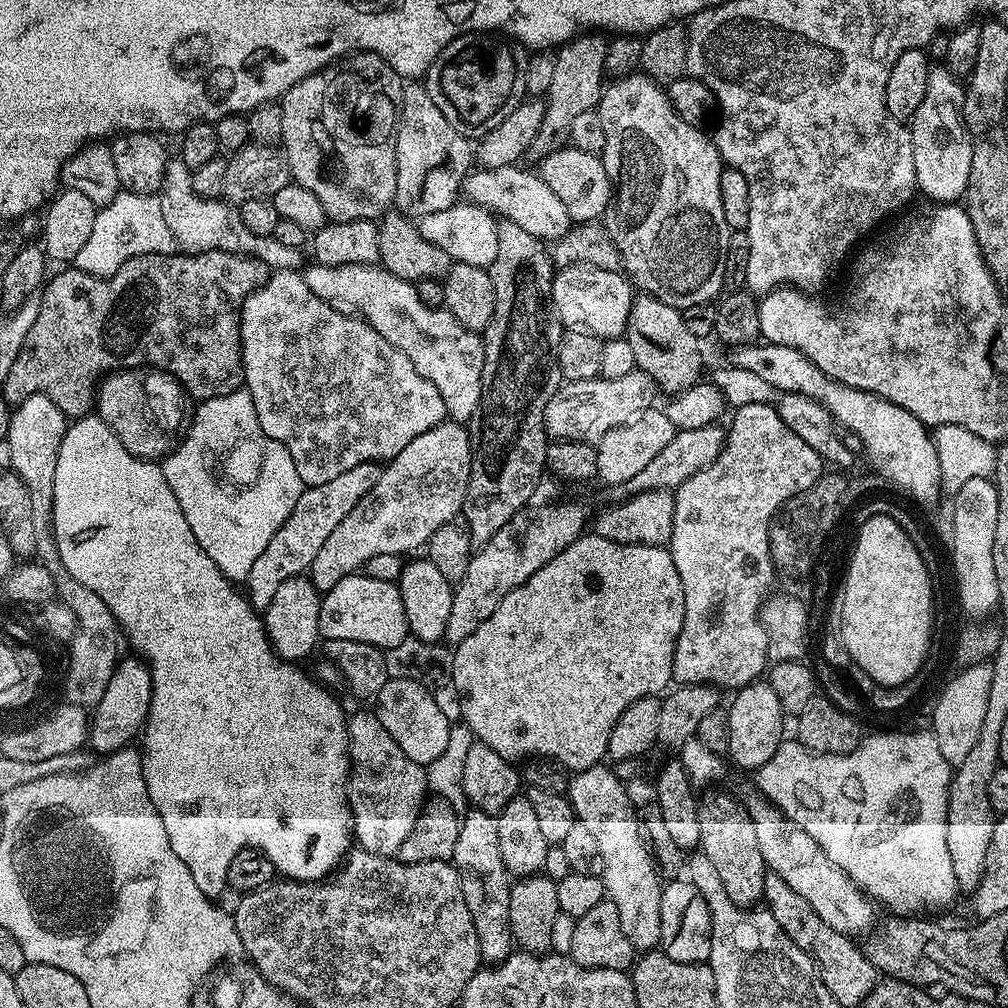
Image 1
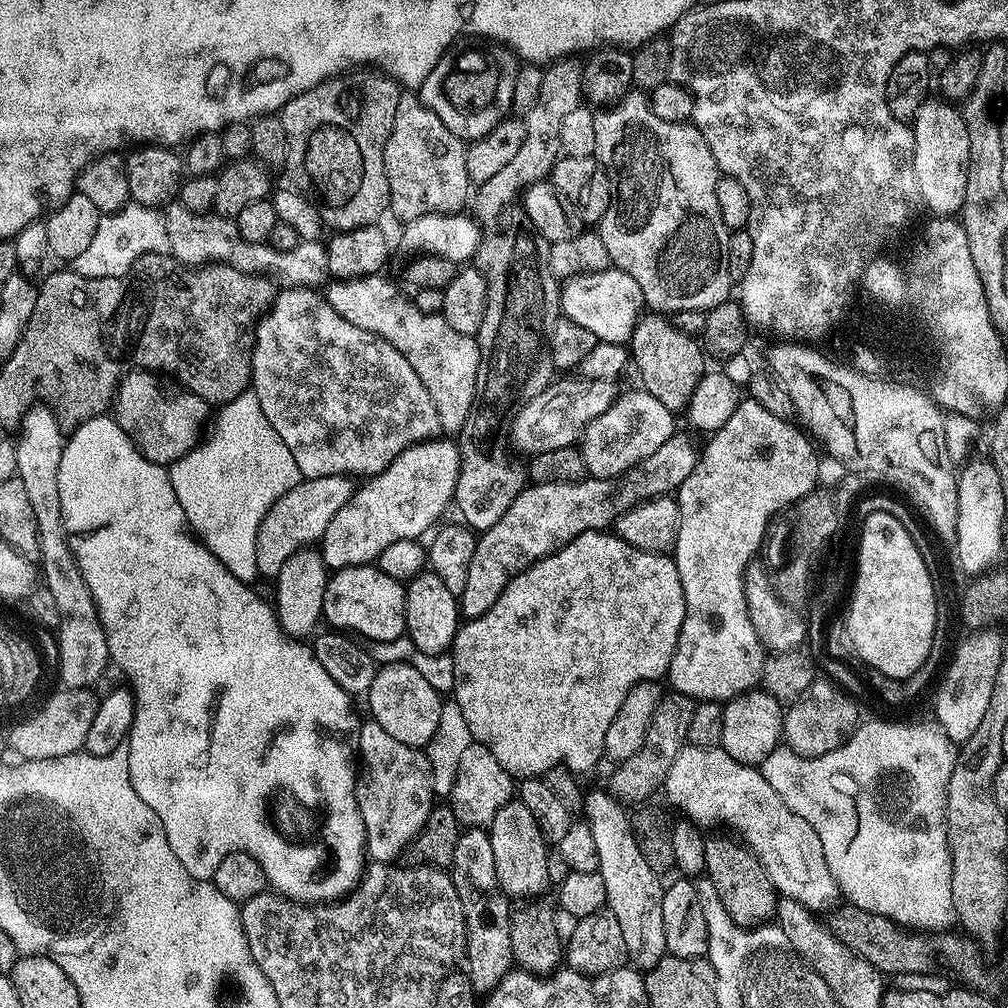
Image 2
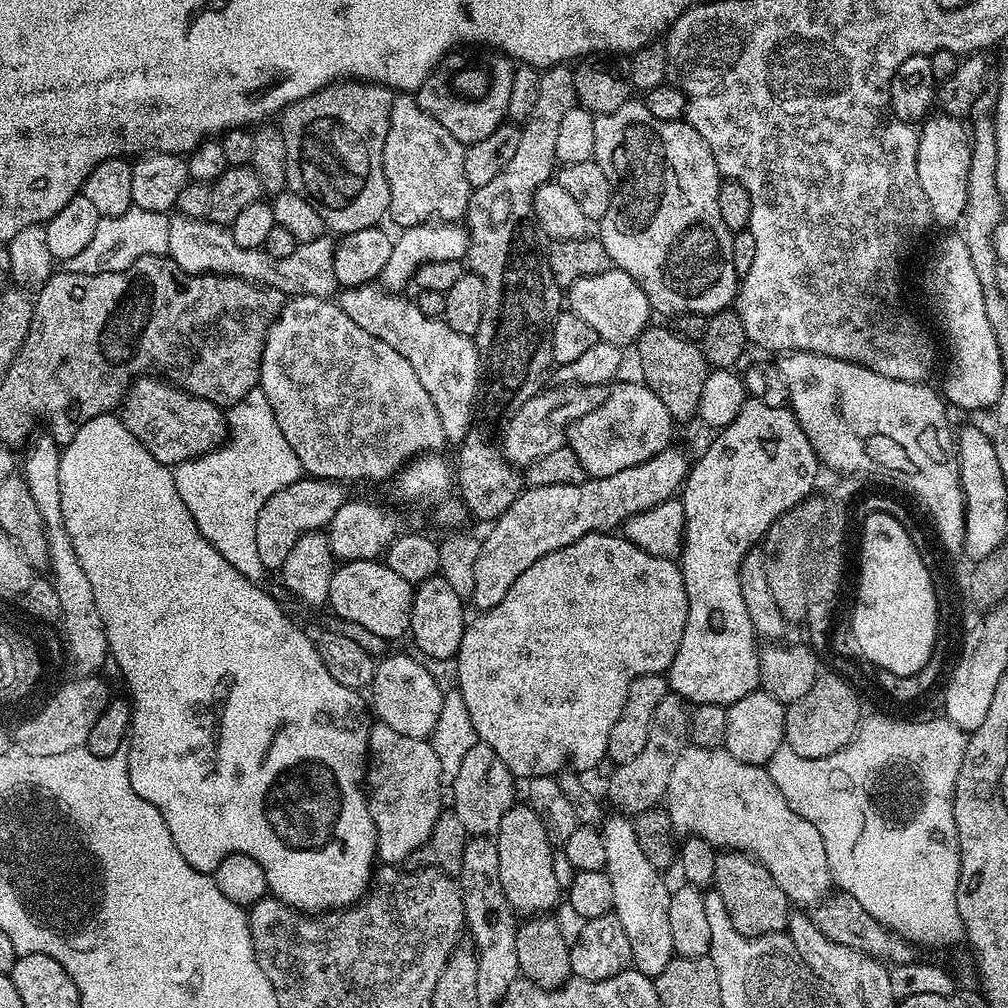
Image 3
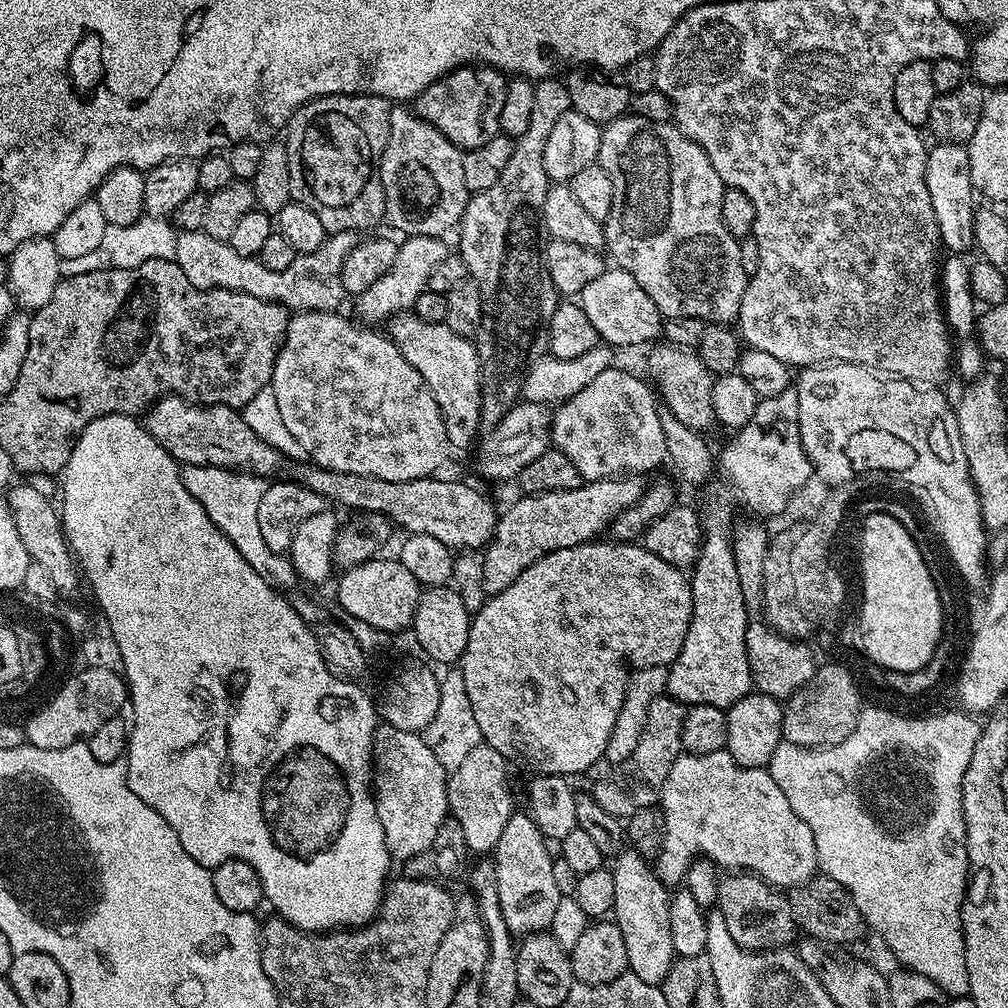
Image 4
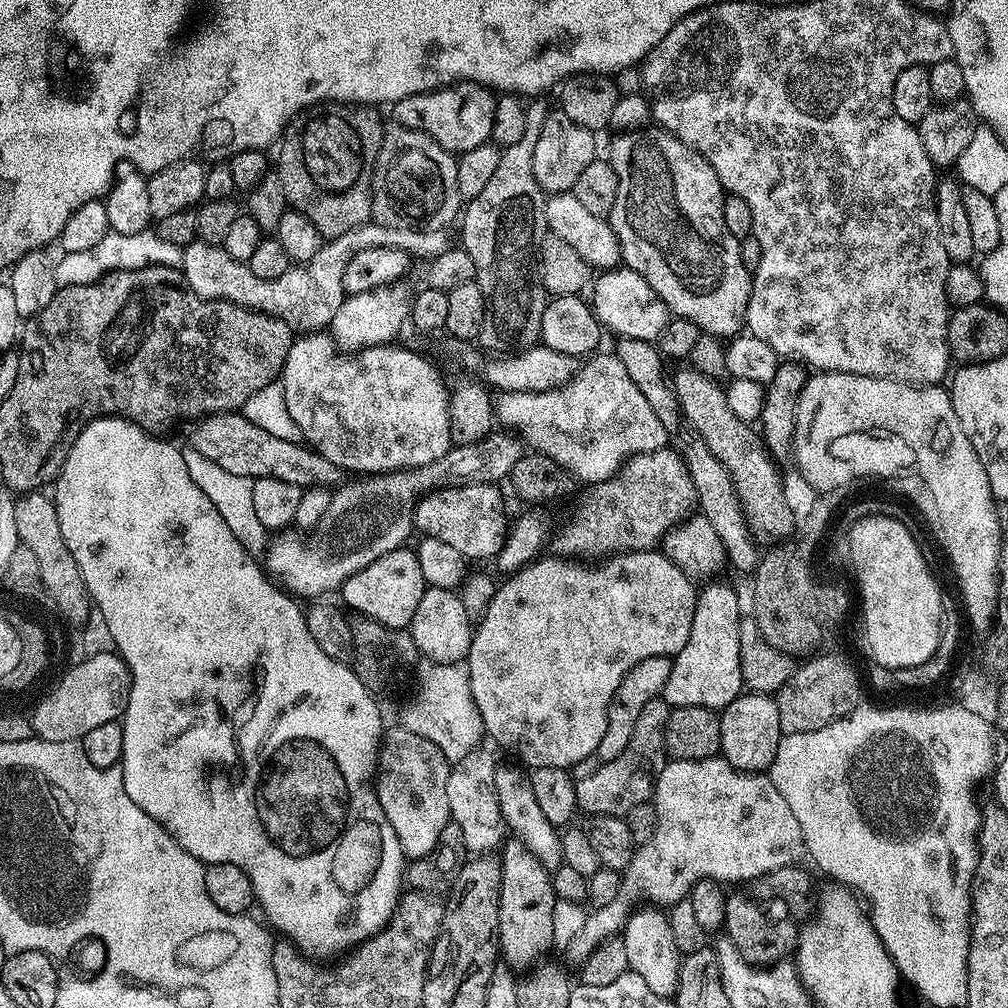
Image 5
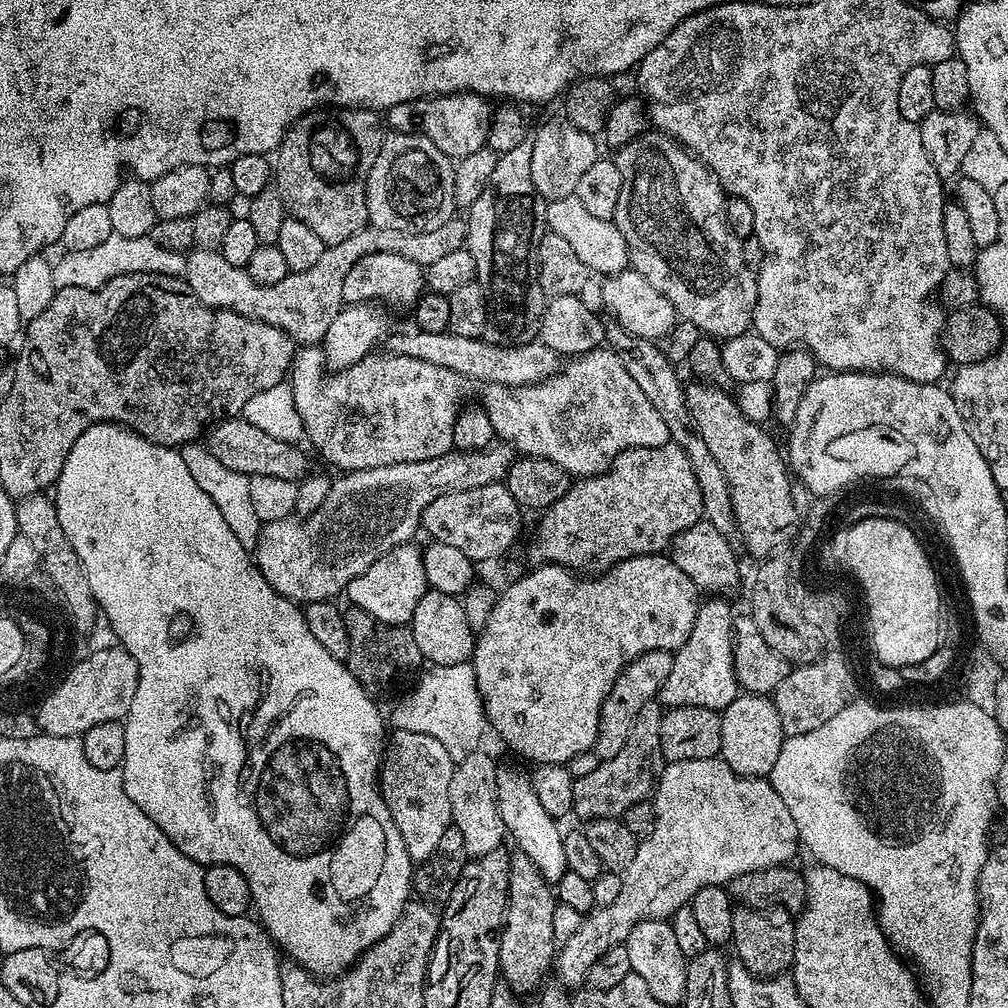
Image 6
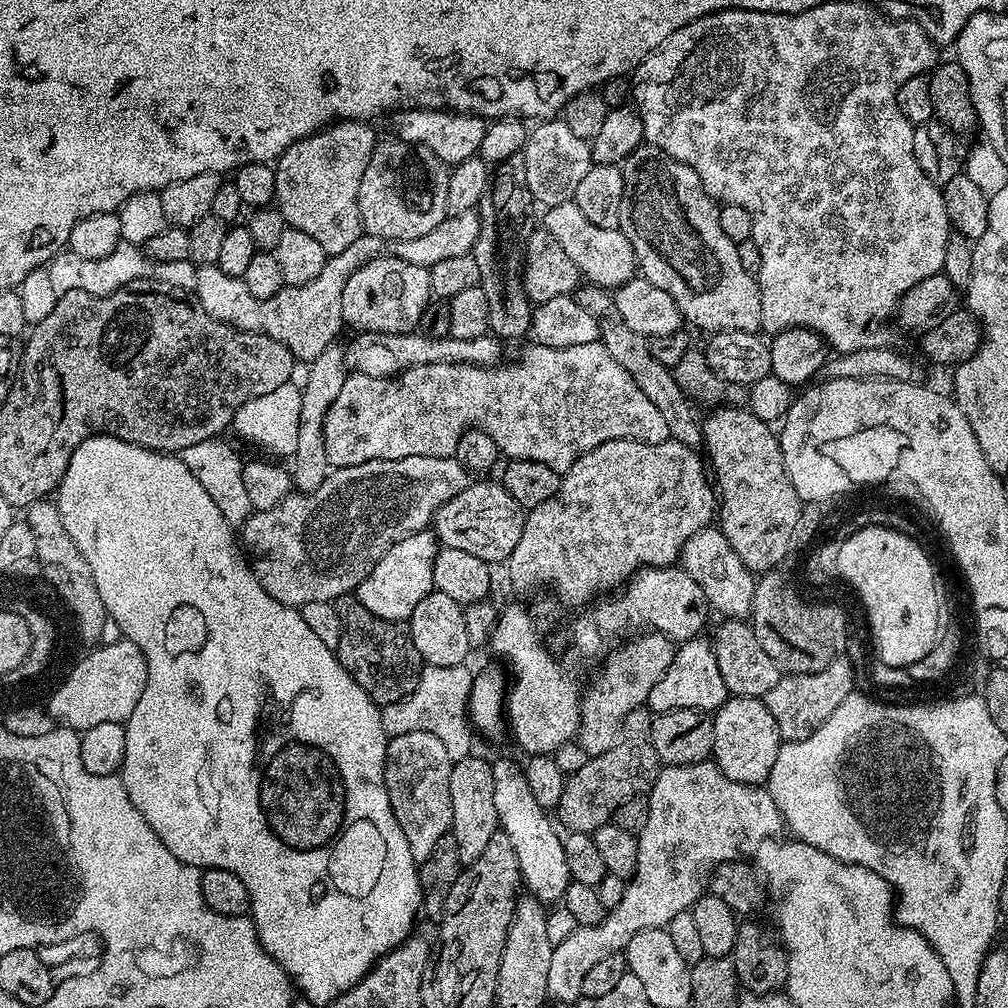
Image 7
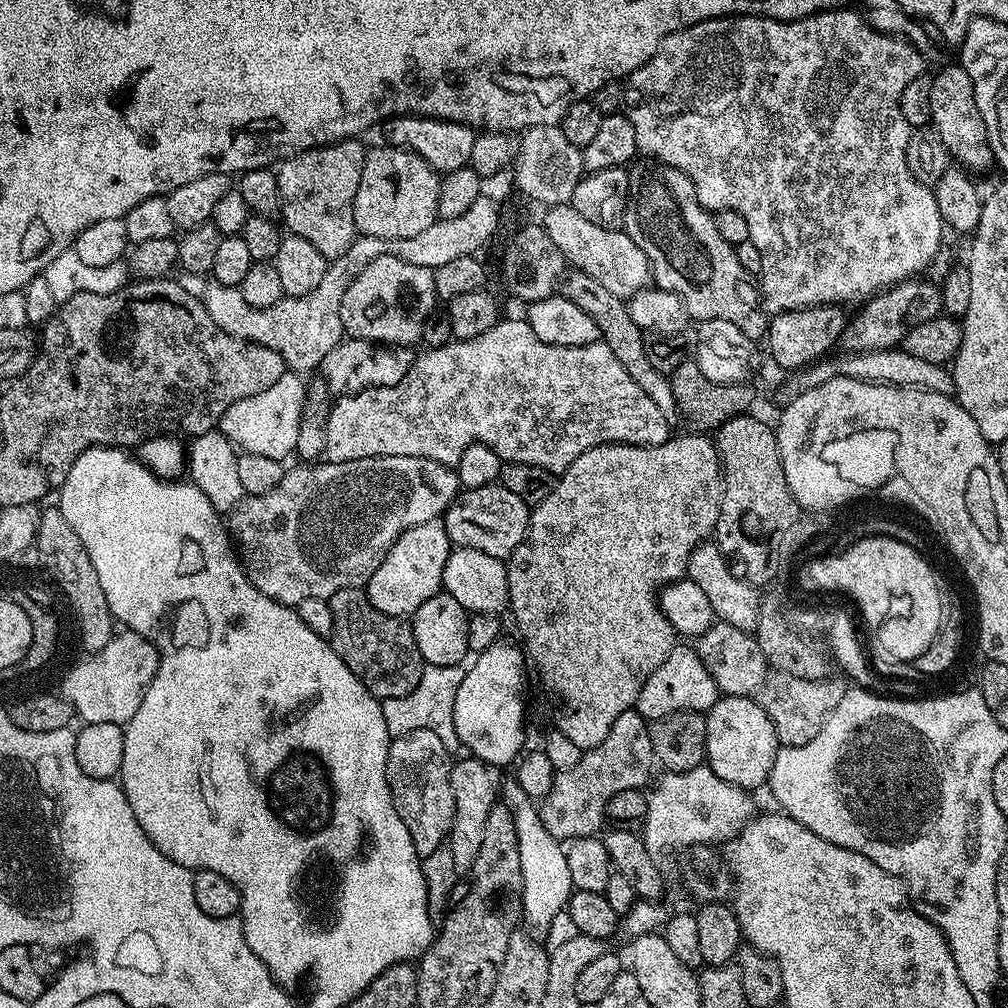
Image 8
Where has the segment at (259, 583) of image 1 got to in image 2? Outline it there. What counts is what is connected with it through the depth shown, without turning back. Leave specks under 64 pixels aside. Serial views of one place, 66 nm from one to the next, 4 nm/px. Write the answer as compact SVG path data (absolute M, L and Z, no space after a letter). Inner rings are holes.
M327 476L326 478L314 478L313 480L301 479L298 486L294 486L275 503L275 506L269 510L262 522L256 539L257 573L261 577L276 577L282 570L282 566L286 566L288 559L296 552L307 549L321 540L326 526L330 526L330 518L334 518L334 514L338 514L338 510L342 510L342 506L346 506L346 502L350 502L353 491L354 480L350 476Z

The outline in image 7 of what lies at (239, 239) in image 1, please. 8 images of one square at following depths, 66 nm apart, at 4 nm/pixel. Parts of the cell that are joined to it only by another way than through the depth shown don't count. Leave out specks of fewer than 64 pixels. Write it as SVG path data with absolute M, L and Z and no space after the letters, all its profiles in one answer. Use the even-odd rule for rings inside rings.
M479 211L458 212L444 217L434 230L422 234L422 238L406 238L405 240L387 240L377 236L361 234L354 238L348 249L342 254L334 254L328 258L326 266L318 273L318 278L306 282L302 286L286 286L274 294L274 298L254 298L250 290L246 290L246 282L238 276L227 276L215 264L198 267L198 286L194 293L201 308L216 320L224 324L233 324L236 328L261 332L274 342L282 342L286 350L295 356L297 361L311 362L326 350L326 346L337 343L340 328L345 327L342 318L342 290L350 279L350 274L358 270L366 262L379 256L393 256L402 262L410 262L414 266L429 269L434 262L442 262L445 258L454 258L457 254L471 252L478 238L480 229Z

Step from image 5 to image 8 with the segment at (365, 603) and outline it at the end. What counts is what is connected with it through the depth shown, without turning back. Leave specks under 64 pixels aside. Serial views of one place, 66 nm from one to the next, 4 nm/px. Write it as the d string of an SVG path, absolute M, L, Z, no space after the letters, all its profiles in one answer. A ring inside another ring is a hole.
M440 520L422 522L422 526L414 526L403 532L390 546L386 558L382 558L382 566L374 570L374 574L368 580L366 591L374 610L378 610L382 616L411 617L426 602L442 588L442 570L446 566L446 558L451 554L454 545L448 539L448 534Z

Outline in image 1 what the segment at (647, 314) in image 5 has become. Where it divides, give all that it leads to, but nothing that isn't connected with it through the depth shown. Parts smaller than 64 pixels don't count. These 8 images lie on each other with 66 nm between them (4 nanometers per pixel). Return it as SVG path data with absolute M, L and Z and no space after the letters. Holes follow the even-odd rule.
M575 264L573 268L559 269L552 278L552 307L561 324L593 332L603 341L627 333L633 299L634 285L623 271L611 272Z

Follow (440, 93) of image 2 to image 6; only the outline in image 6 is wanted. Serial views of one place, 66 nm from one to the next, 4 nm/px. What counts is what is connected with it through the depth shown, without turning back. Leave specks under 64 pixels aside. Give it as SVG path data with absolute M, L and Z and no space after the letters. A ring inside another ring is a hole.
M474 92L427 96L414 102L390 106L386 109L386 124L393 132L418 134L422 138L430 138L430 142L434 142L434 146L438 146L442 154L446 154L455 162L466 158L466 154L474 154L474 150L482 150L487 145L494 111L493 105L488 104L491 103L485 97L478 96Z

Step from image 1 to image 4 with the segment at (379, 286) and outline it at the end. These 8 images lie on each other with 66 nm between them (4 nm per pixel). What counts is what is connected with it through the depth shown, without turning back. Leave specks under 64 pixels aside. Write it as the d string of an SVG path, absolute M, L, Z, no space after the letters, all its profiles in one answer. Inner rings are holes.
M401 314L392 317L386 324L387 335L398 346L402 358L422 374L434 402L438 402L438 410L442 414L442 422L446 426L446 438L453 449L473 447L474 441L482 432L482 417L480 414L480 402L482 391L480 392L480 372L482 376L482 365L480 353L476 351L476 345L471 339L462 334L454 334L445 324L435 324L434 322L422 322L414 314Z

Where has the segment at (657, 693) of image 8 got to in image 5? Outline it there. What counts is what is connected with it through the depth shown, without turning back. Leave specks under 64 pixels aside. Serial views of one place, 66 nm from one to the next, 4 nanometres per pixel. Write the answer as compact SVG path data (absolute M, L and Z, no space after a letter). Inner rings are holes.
M714 582L705 583L708 585L706 585L705 588L701 587L699 589L699 592L696 598L696 609L694 610L694 622L690 622L690 638L686 638L686 646L682 646L682 650L680 651L678 655L671 657L672 669L670 670L670 678L666 678L666 686L664 687L662 698L672 708L685 708L686 706L702 706L703 708L710 708L713 710L722 710L724 709L725 706L727 706L727 704L729 704L730 702L734 702L734 698L738 698L740 695L742 695L742 689L744 688L744 679L742 678L742 666L740 665L740 621L742 619L742 613L740 613L740 600L738 597L736 597L736 592L734 589L731 588L730 585L710 584L710 583L714 583Z

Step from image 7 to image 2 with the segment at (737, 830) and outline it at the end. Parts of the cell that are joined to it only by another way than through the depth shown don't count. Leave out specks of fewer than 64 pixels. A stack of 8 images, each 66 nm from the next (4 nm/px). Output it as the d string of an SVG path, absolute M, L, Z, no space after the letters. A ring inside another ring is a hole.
M689 742L684 745L682 750L678 750L678 758L674 758L674 766L670 766L670 774L666 778L663 791L668 792L672 799L680 803L681 808L685 811L683 813L693 824L701 826L730 824L737 828L741 832L739 835L743 841L760 860L761 866L766 870L770 882L776 887L780 896L794 898L798 902L802 902L802 906L806 906L817 914L824 914L823 912L828 911L831 913L833 911L831 908L836 903L841 903L842 897L838 882L834 878L834 874L830 874L830 866L826 866L822 838L818 838L814 826L810 826L810 822L806 822L806 818L794 814L794 810L790 810L790 806L786 806L786 802L782 802L778 790L774 790L774 786L770 786L770 782L766 782L763 771L759 767L743 764L730 758L730 754L726 754L726 750L722 747L707 748L706 746L694 746Z

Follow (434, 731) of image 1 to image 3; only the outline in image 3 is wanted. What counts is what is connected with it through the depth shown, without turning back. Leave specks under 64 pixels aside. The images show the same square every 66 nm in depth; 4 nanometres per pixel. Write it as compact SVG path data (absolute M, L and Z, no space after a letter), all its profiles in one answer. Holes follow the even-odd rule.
M415 655L412 656L388 656L375 665L370 685L370 708L375 719L390 726L390 730L411 740L428 740L434 726L438 726L438 714L442 714L445 689L440 688L431 672L419 664L422 662Z

